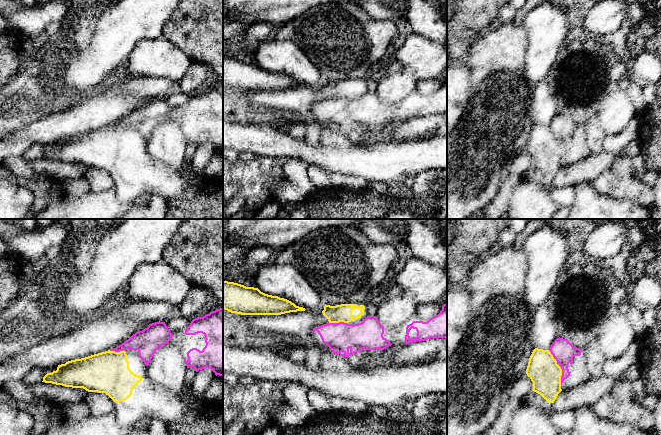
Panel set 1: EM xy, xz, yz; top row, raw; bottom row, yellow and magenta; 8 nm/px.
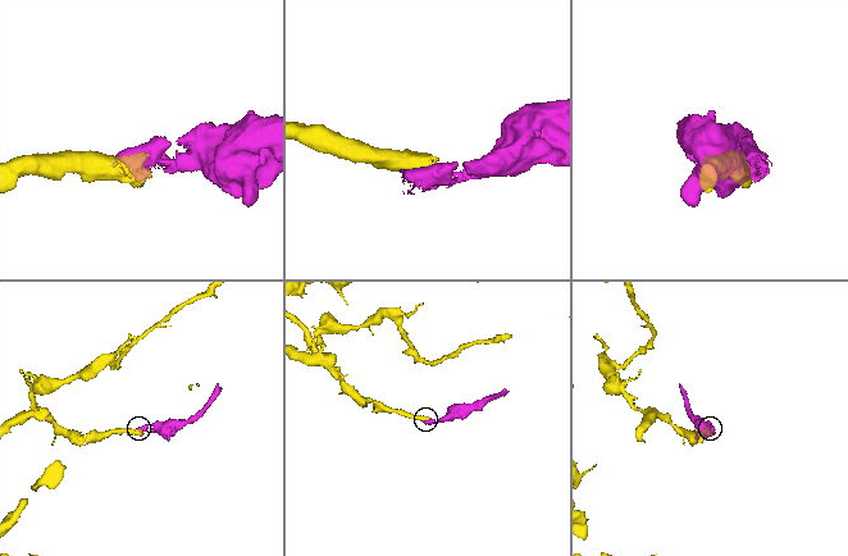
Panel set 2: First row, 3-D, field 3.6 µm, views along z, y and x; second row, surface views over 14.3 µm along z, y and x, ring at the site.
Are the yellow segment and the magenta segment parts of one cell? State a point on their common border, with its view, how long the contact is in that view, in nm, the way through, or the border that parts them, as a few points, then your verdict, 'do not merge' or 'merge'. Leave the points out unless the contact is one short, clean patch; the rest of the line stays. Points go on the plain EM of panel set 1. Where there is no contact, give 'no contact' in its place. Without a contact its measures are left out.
yz (561, 151) | 150 nm | along yz (559, 142), (561, 145), (561, 160) | do not merge

